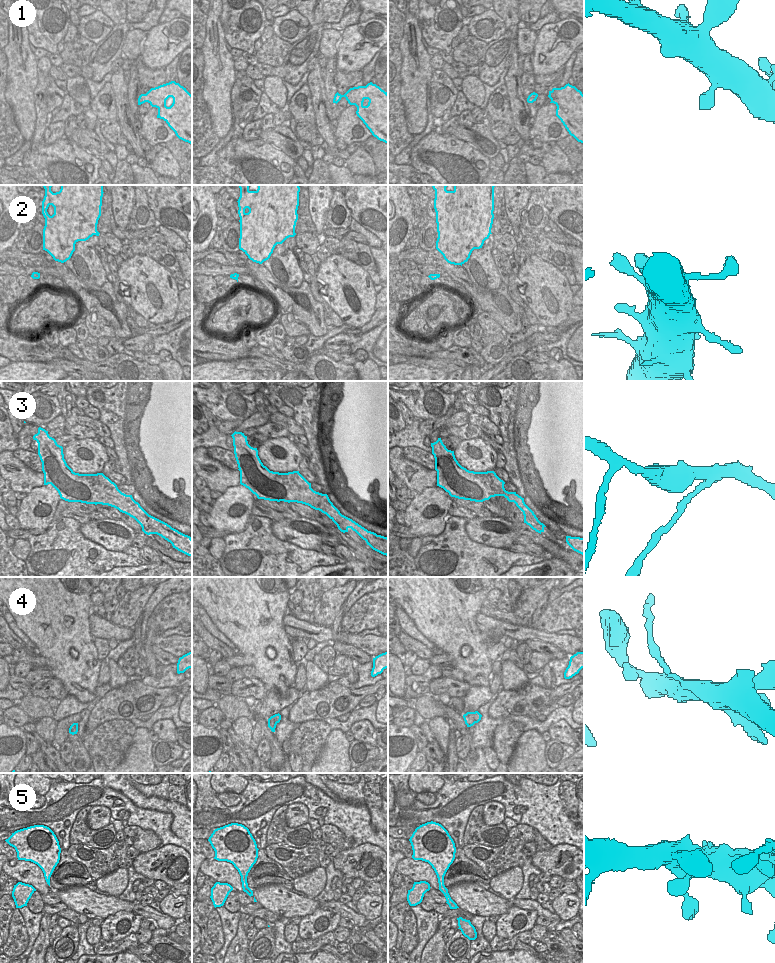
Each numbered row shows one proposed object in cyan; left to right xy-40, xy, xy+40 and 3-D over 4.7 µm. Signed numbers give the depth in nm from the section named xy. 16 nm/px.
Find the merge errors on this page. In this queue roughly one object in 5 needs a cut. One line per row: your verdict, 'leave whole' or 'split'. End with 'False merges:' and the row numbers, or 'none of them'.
1: leave whole
2: leave whole
3: split
4: split
5: leave whole
False merges: 3, 4

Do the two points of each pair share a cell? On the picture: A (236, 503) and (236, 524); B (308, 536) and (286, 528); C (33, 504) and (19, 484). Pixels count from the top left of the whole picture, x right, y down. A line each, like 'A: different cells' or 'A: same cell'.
A: same cell
B: same cell
C: different cells

